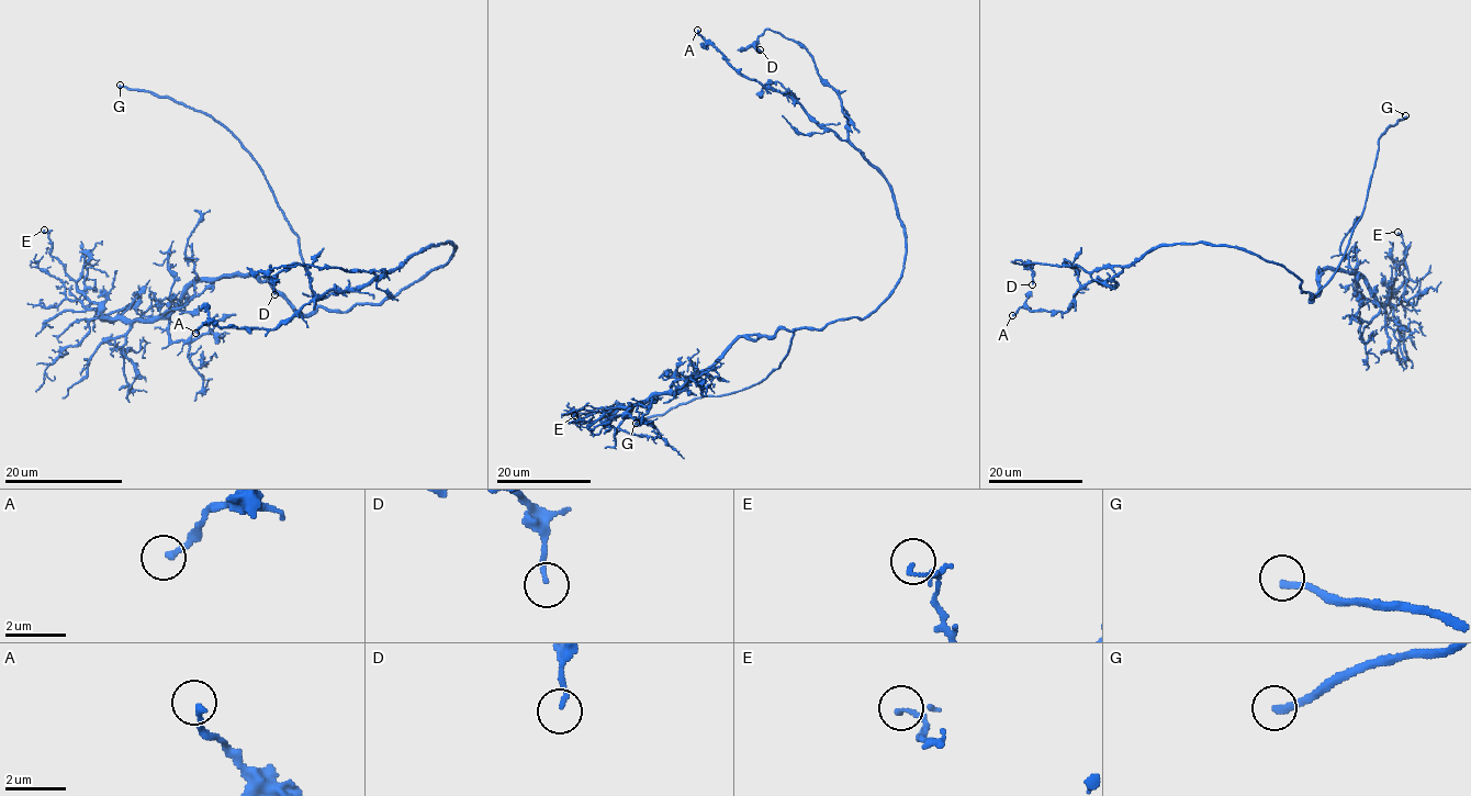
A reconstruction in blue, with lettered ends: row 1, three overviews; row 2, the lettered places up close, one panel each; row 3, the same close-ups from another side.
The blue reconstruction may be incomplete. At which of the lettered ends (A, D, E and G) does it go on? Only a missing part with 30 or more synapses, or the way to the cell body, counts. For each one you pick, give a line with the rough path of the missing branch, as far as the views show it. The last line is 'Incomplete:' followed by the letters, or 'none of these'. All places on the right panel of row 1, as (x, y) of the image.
G: missing branch runs (1405, 115), (1411, 113), (1417, 116), (1429, 98), (1441, 99)
Incomplete: G

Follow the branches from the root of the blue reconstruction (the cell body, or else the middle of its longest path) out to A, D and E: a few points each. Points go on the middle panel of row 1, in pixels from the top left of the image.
A: (877, 307), (901, 276), (906, 257), (906, 231), (888, 181), (788, 96), (743, 77), (697, 30)
D: (877, 307), (906, 257), (894, 193), (849, 139), (848, 113), (813, 57), (770, 30), (758, 37), (760, 49)
E: (877, 307), (819, 329), (740, 337), (675, 391), (619, 406), (603, 421), (582, 423), (574, 415)

